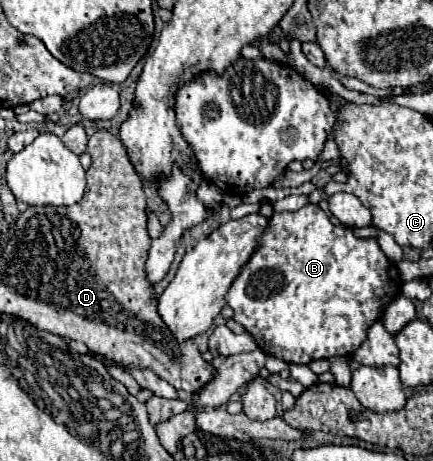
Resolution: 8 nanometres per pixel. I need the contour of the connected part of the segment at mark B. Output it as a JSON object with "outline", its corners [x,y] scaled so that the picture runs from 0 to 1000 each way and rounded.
{"outline":[[[709,440],[691,458],[635,462],[621,475],[594,540],[538,610],[520,653],[538,670],[538,692],[584,727],[617,770],[654,779],[658,787],[709,792],[727,779],[811,774],[820,757],[838,748],[848,714],[875,696],[894,662],[926,640],[926,618],[917,579],[889,557],[861,514],[820,514],[811,492],[769,488],[737,445]]]}

